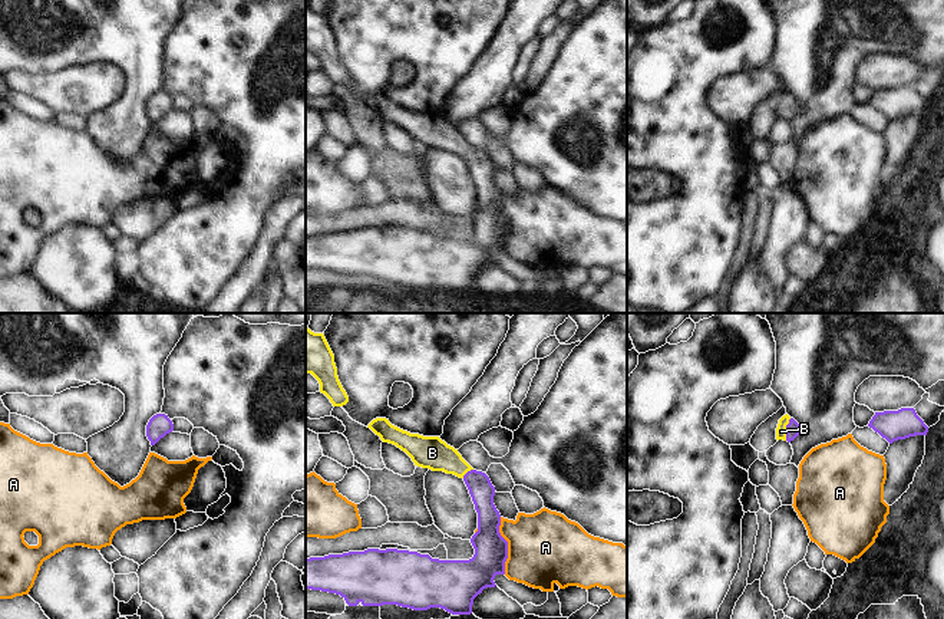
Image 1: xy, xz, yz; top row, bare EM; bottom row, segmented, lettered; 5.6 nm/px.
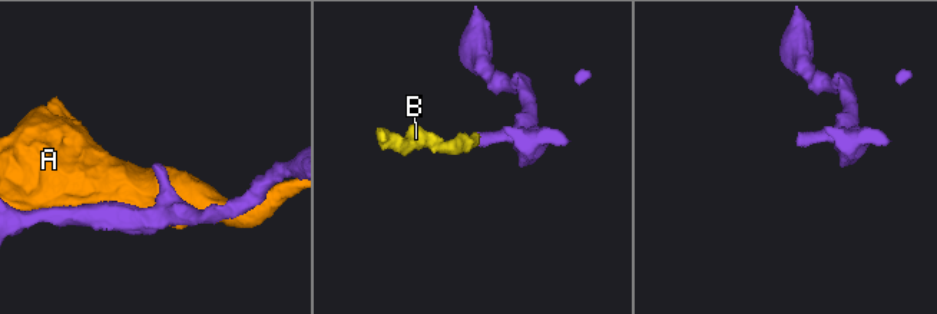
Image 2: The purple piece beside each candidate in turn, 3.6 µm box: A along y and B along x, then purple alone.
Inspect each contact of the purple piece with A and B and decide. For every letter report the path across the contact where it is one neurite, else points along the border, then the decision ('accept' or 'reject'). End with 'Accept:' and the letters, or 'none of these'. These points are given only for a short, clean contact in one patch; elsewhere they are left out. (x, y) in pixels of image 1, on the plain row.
A: reject
B: runs through yz (792, 106), (786, 108), (781, 109); accept
Accept: B

